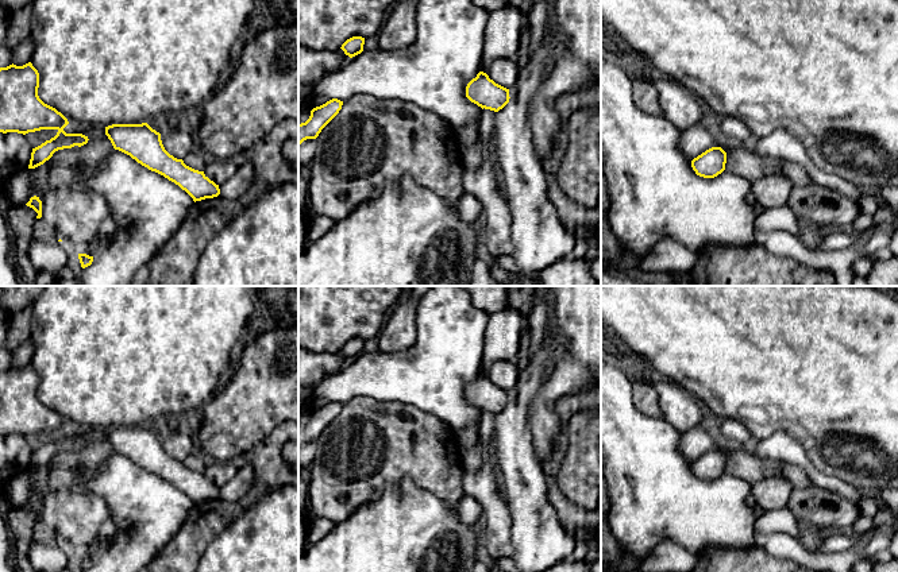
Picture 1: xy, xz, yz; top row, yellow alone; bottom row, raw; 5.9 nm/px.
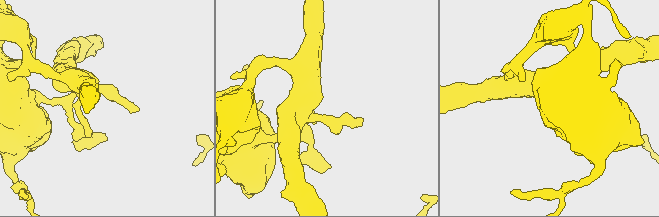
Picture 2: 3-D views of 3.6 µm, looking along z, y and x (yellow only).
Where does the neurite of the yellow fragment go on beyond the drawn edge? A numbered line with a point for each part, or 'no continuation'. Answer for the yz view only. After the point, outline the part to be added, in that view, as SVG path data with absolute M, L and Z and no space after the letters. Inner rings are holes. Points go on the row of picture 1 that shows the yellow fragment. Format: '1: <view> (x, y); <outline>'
no continuation

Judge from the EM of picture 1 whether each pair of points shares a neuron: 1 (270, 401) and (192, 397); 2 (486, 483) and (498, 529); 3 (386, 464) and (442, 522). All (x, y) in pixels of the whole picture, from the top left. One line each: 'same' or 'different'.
1: different
2: same
3: different

